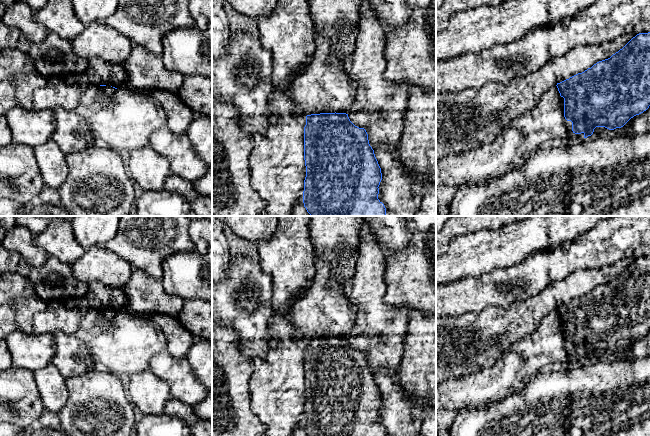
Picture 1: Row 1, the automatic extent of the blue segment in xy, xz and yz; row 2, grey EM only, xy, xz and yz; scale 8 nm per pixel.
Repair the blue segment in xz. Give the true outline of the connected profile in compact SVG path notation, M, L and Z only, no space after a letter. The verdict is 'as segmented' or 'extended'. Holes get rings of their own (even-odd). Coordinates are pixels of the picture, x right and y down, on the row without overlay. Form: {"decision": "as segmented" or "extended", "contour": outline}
{"decision": "extended", "contour": "M352 332L344 337L316 333L306 340L303 427L307 436L386 436L378 423L381 392L366 354L350 345L348 338L351 335Z"}

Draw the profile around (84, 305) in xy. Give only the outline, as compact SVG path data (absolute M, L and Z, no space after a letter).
M93 282L88 284L88 291L82 297L68 299L64 304L71 309L83 312L91 309L109 309L115 312L124 309L126 294L123 287L114 287Z

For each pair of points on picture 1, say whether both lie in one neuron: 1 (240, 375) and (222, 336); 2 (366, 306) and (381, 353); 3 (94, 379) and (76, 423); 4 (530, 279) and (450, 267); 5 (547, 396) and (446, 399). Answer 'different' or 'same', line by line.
1: same
2: same
3: same
4: different
5: different

